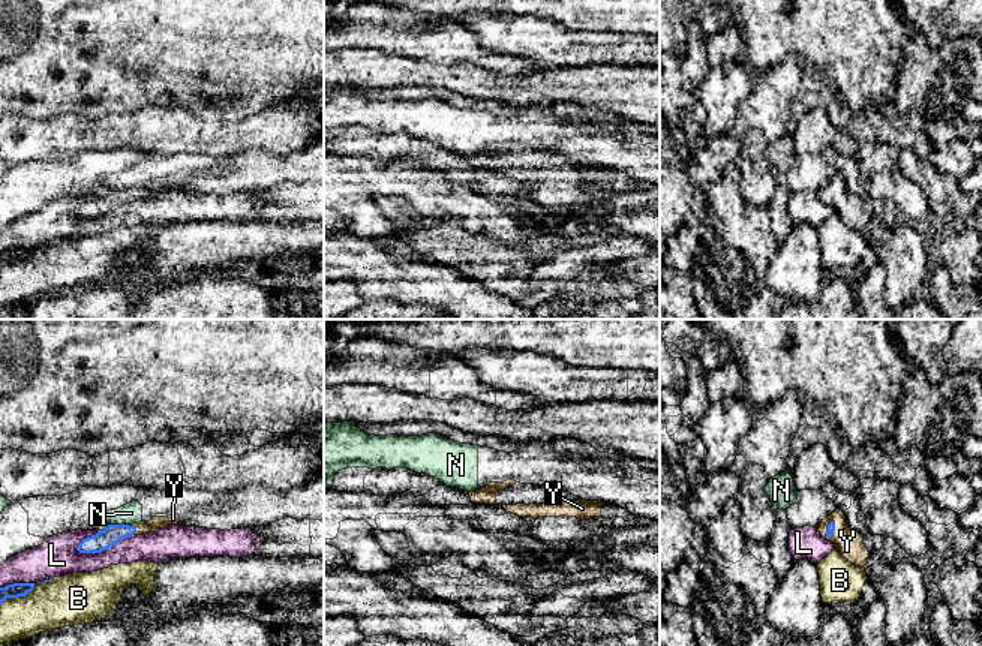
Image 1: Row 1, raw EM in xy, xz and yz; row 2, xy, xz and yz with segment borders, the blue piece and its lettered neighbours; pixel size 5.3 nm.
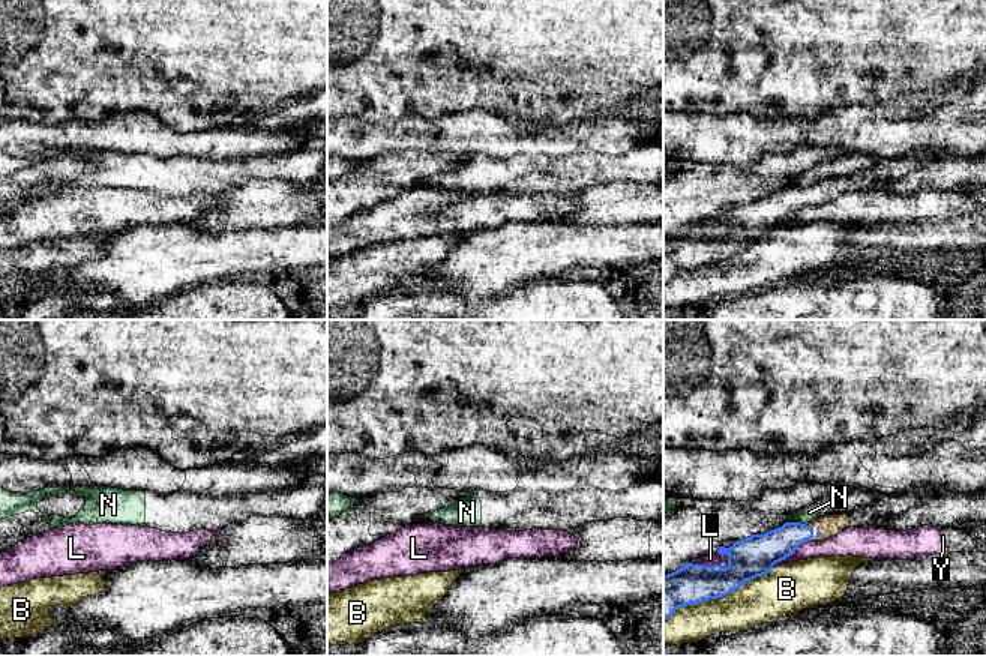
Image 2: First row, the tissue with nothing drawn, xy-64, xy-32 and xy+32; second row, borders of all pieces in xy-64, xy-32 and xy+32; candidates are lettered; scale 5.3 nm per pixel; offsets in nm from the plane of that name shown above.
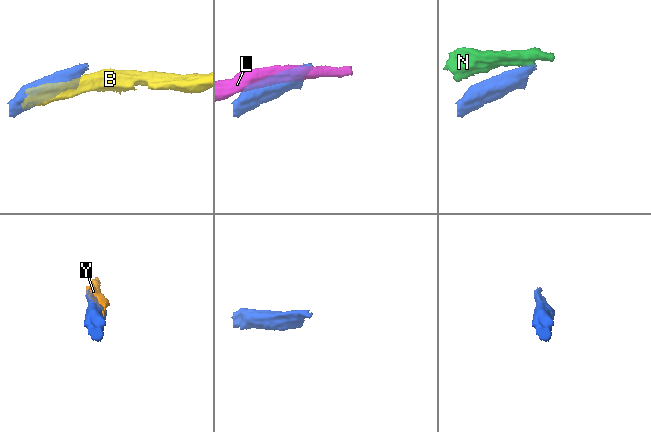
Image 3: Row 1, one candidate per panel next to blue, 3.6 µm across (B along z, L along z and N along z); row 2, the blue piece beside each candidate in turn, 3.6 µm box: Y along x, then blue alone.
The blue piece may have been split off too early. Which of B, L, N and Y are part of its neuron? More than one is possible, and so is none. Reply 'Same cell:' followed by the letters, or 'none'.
Same cell: Y

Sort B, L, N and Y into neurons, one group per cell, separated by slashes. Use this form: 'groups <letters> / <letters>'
groups B / L / N / Y

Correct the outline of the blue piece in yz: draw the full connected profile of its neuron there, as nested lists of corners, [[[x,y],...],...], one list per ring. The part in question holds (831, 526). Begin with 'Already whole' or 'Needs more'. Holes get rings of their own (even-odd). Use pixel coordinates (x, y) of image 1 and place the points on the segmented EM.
Needs more. [[[835,510],[817,526],[820,535],[831,541],[843,558],[859,568],[865,568],[870,556],[880,550],[885,537],[868,532],[867,535],[850,529],[841,510]]]

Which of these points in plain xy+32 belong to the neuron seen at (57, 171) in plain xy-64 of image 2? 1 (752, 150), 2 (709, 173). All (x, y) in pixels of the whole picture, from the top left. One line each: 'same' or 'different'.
1: different
2: same

